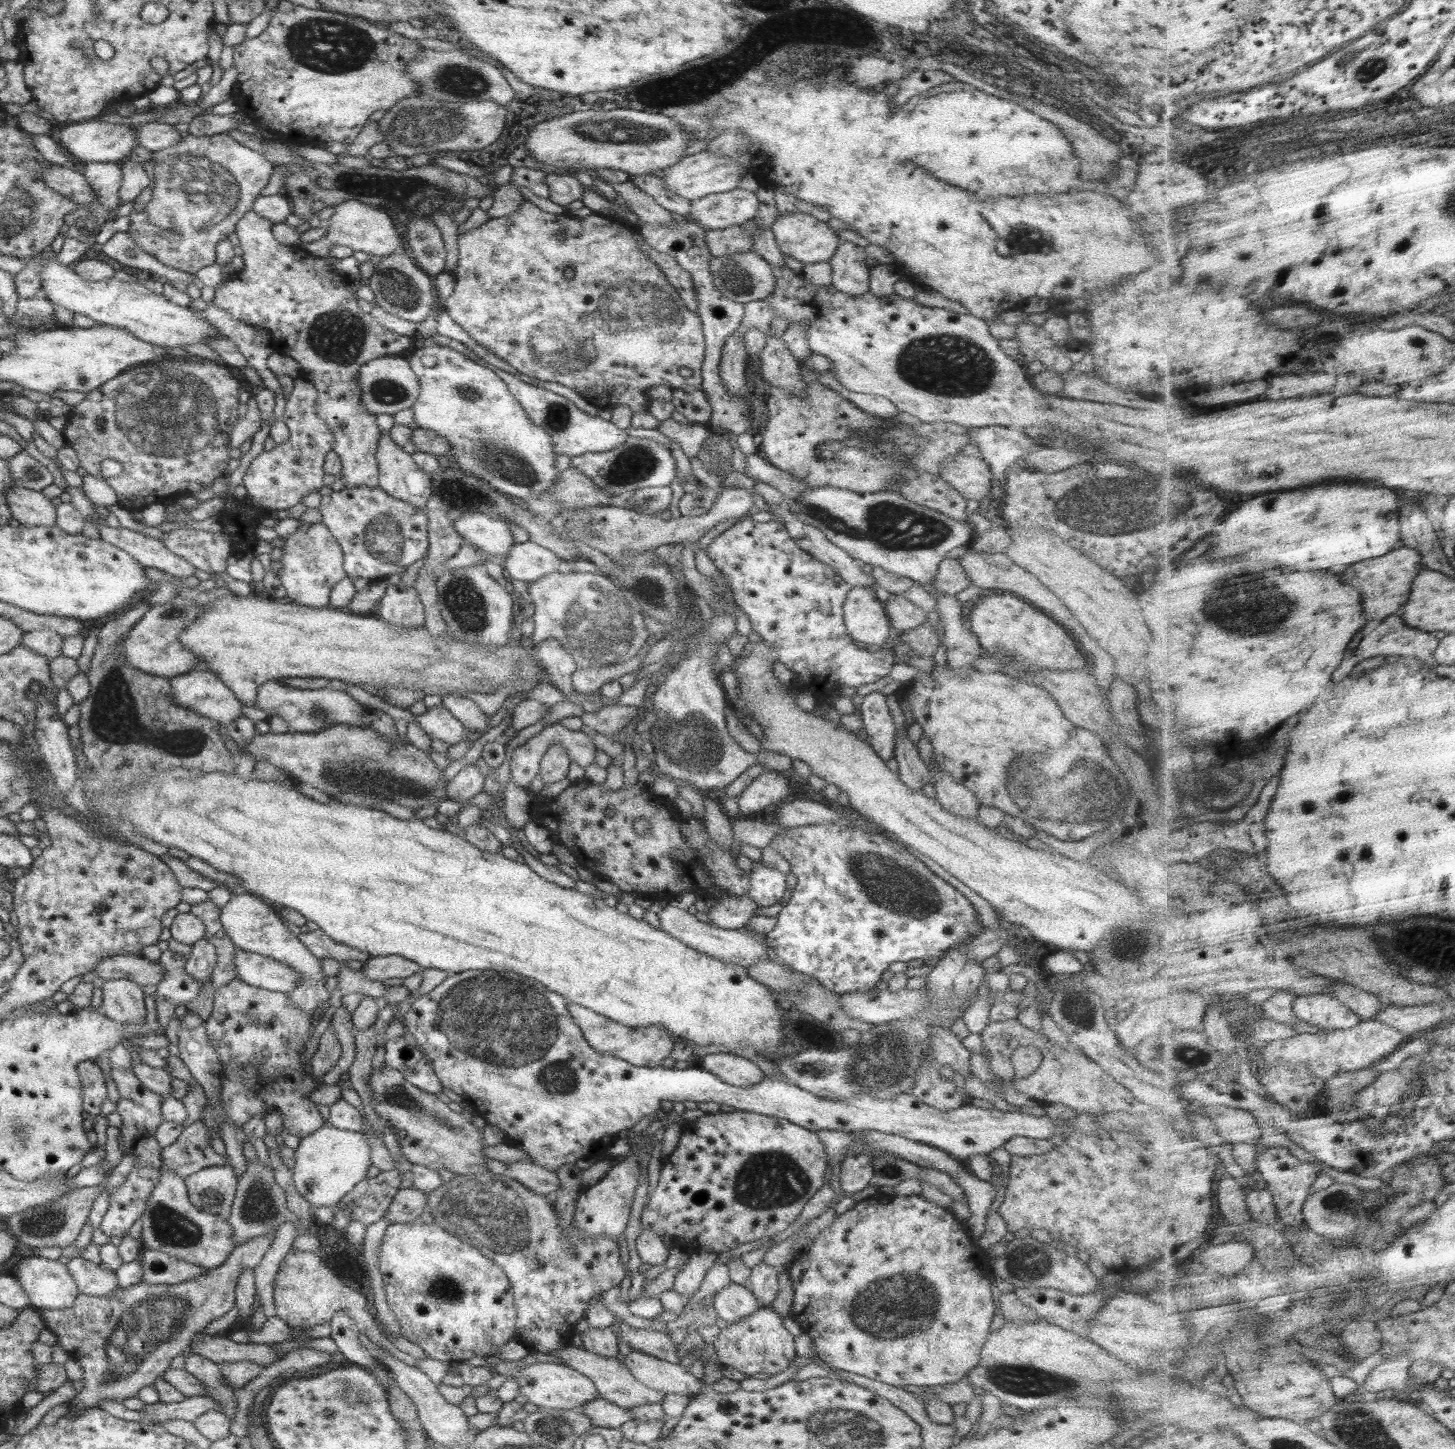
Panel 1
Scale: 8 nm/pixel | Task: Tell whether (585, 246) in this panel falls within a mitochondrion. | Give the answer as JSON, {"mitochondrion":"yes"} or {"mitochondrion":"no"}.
{"mitochondrion":"no"}

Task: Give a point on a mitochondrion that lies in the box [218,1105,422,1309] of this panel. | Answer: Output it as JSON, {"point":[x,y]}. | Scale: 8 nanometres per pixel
{"point":[256,1208]}

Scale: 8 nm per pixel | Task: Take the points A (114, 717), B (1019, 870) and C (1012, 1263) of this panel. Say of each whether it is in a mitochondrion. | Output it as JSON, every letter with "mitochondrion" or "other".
{"A":"mitochondrion","B":"other","C":"mitochondrion"}

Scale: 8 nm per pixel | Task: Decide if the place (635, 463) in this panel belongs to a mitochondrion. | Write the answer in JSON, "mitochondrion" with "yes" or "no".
{"mitochondrion":"yes"}

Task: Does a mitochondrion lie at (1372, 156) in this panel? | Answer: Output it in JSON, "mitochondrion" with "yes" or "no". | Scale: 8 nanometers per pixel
{"mitochondrion":"no"}

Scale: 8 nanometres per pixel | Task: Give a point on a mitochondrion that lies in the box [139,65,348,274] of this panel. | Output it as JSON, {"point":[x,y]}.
{"point":[207,190]}

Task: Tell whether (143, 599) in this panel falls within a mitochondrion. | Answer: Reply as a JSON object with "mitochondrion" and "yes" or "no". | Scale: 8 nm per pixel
{"mitochondrion":"no"}

